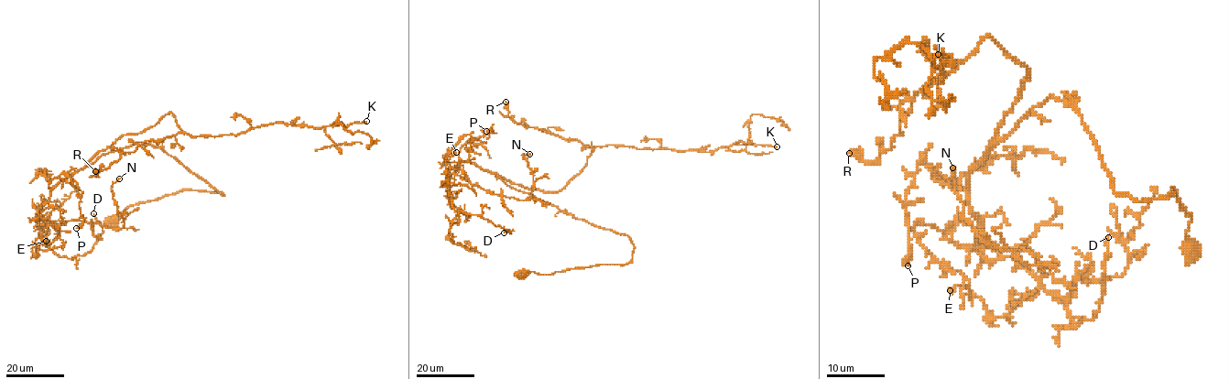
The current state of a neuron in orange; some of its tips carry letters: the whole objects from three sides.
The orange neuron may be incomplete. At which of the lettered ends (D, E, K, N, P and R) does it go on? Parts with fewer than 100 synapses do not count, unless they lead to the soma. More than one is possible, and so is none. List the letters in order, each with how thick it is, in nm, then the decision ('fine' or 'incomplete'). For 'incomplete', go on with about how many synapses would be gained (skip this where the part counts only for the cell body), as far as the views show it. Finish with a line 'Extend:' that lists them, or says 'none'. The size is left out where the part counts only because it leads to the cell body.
D: calibre 150 nm; fine
E: calibre 340 nm; fine
K: calibre 170 nm; fine
N: calibre 110 nm; fine
P: calibre 240 nm; fine
R: calibre 550 nm; fine
Extend: none

